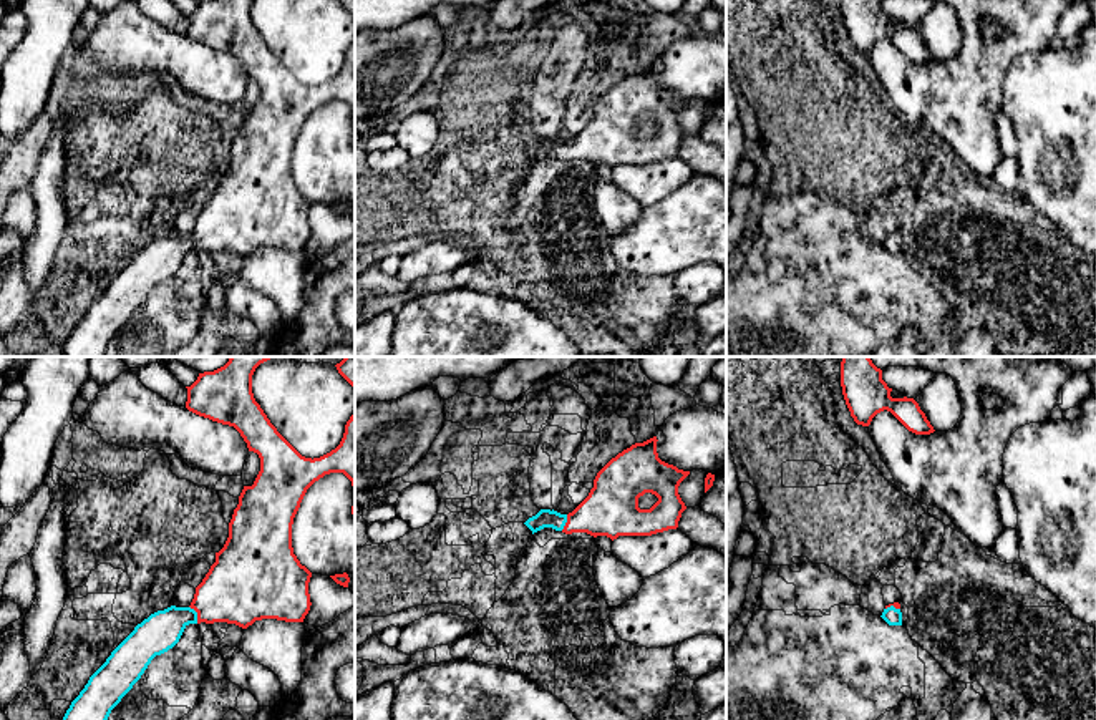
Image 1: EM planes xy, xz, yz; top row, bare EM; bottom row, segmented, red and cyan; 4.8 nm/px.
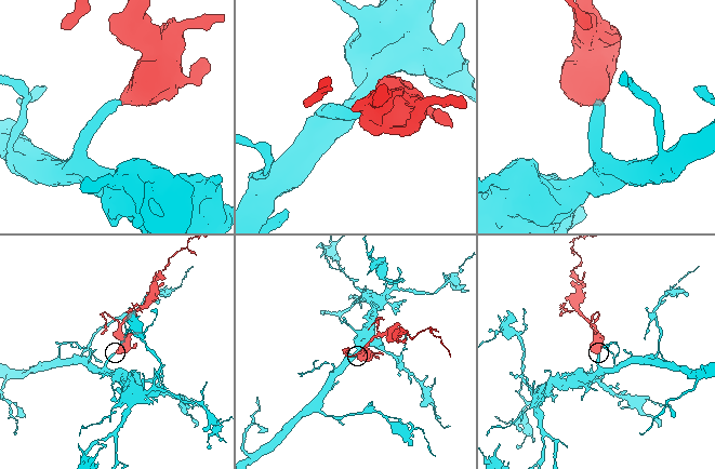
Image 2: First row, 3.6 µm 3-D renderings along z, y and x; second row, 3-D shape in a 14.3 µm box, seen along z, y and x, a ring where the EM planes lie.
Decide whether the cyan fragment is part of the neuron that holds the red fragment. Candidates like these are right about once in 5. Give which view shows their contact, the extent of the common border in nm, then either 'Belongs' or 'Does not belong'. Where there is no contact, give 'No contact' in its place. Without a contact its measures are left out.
Touches red in xy. Shared border 100 nm. Belongs

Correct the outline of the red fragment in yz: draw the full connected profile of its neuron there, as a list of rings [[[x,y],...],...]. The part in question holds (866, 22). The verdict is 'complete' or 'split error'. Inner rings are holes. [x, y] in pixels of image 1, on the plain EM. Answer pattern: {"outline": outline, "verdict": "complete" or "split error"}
{"outline": [[[841,0],[841,15],[857,53],[869,55],[877,41],[887,38],[915,63],[935,60],[914,27],[890,25],[892,17],[882,8],[882,0]]], "verdict": "complete"}

